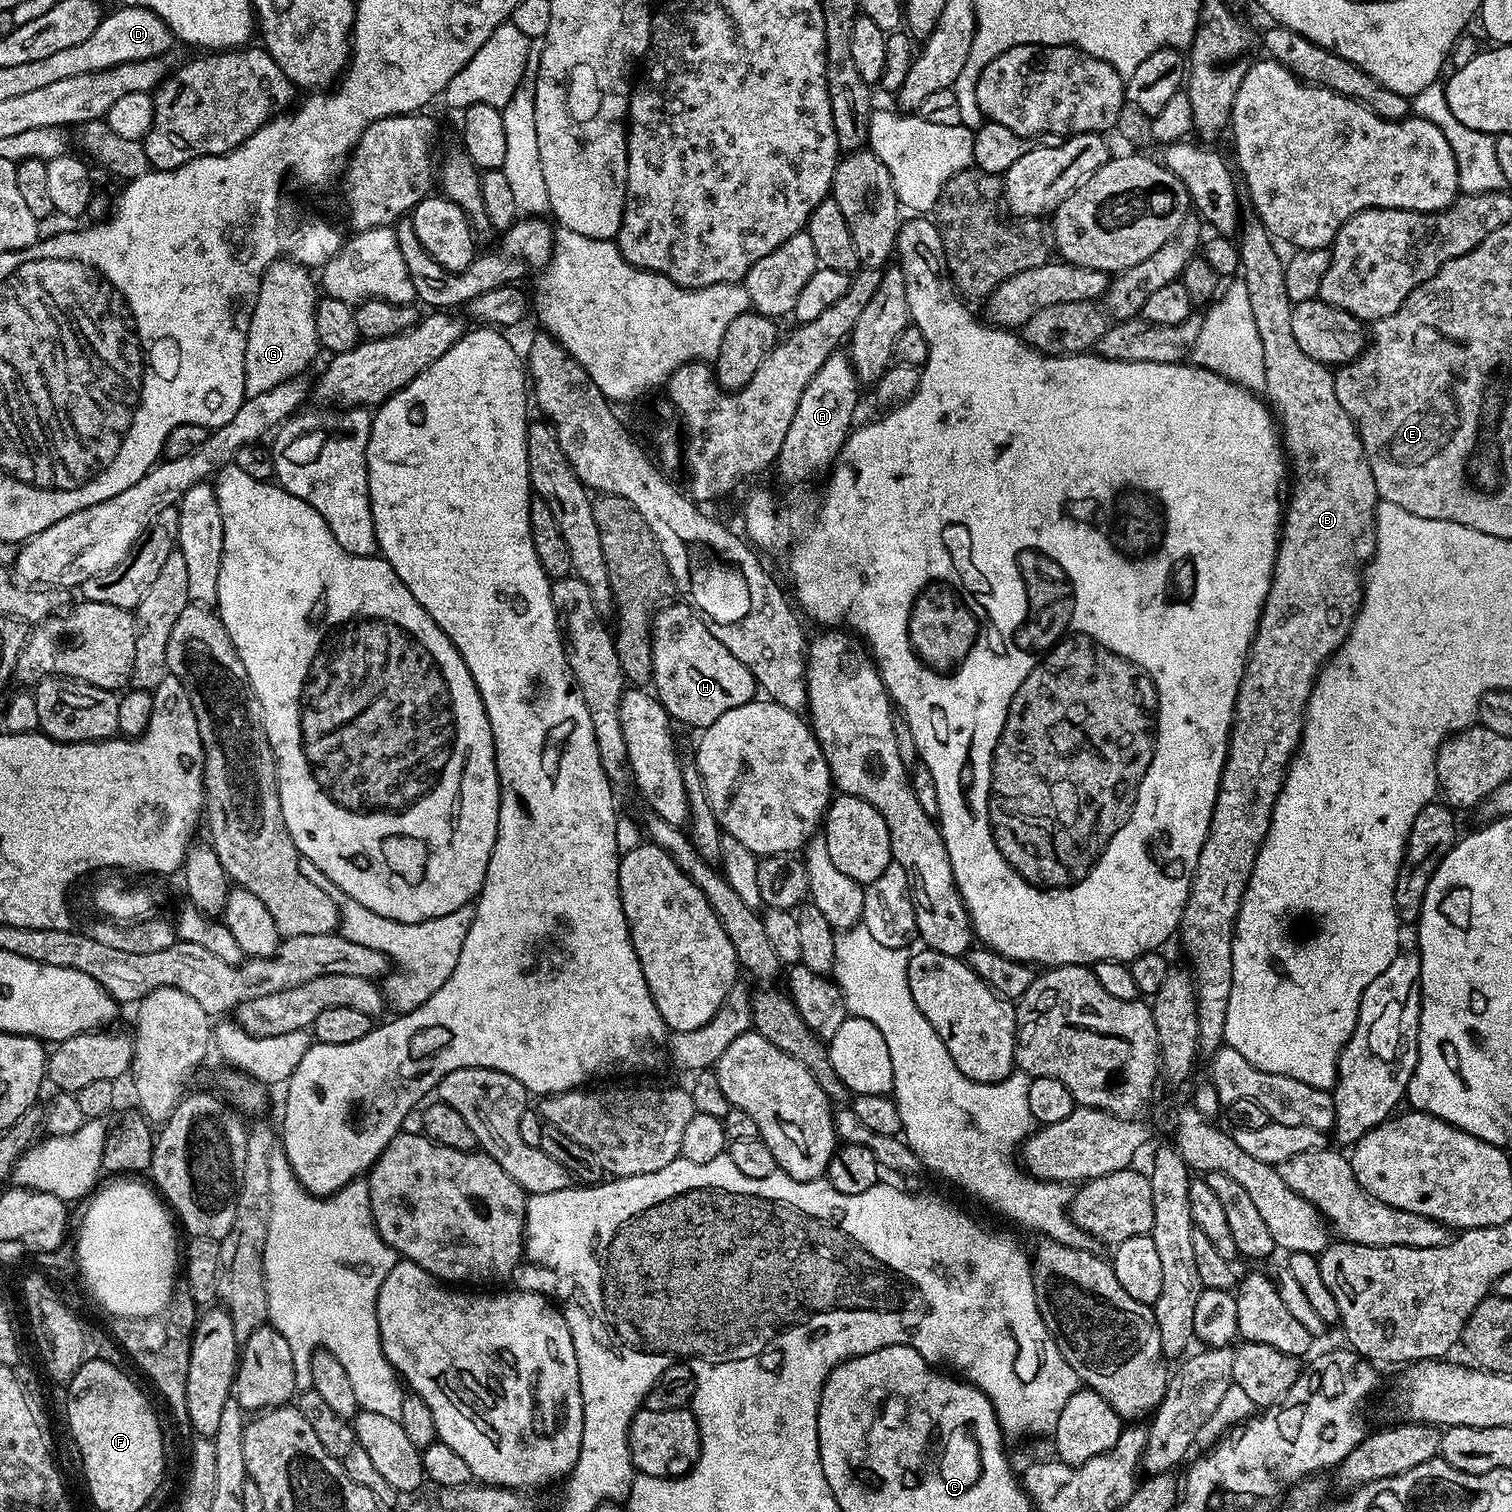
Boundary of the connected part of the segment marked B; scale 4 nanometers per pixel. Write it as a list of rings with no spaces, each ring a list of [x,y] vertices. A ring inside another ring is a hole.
[[[1248,211],[1243,215],[1240,222],[1238,239],[1239,257],[1239,279],[1244,281],[1246,294],[1250,297],[1250,314],[1254,314],[1254,326],[1258,326],[1258,338],[1262,342],[1262,362],[1266,366],[1266,378],[1264,379],[1263,391],[1268,392],[1266,400],[1278,413],[1278,431],[1282,437],[1282,447],[1286,453],[1290,472],[1296,475],[1296,481],[1292,484],[1292,493],[1287,493],[1286,507],[1282,512],[1282,527],[1280,530],[1280,544],[1276,548],[1276,565],[1272,568],[1272,581],[1270,590],[1266,594],[1264,609],[1260,615],[1260,621],[1256,627],[1256,636],[1252,639],[1252,648],[1248,652],[1248,663],[1244,665],[1244,677],[1238,688],[1238,698],[1232,715],[1232,735],[1228,737],[1228,757],[1222,770],[1220,789],[1216,805],[1210,818],[1210,830],[1206,834],[1206,842],[1202,846],[1202,854],[1198,854],[1198,866],[1194,870],[1194,878],[1190,886],[1190,894],[1186,898],[1186,906],[1182,910],[1180,927],[1178,929],[1178,940],[1184,943],[1184,952],[1188,955],[1187,963],[1190,965],[1194,990],[1196,991],[1196,1010],[1198,1012],[1198,1034],[1200,1035],[1201,1053],[1211,1054],[1225,1043],[1224,1031],[1226,1030],[1226,1006],[1230,1006],[1230,986],[1234,986],[1234,934],[1236,933],[1236,919],[1244,892],[1248,889],[1250,874],[1254,870],[1254,862],[1260,853],[1262,842],[1268,833],[1268,827],[1272,821],[1272,807],[1278,798],[1278,794],[1284,789],[1284,776],[1288,773],[1288,766],[1296,750],[1300,746],[1300,735],[1304,732],[1304,711],[1308,705],[1308,699],[1312,693],[1312,687],[1316,684],[1316,676],[1324,667],[1326,661],[1334,655],[1342,646],[1342,642],[1350,634],[1352,623],[1356,617],[1356,611],[1360,608],[1360,599],[1364,596],[1364,585],[1362,583],[1362,569],[1376,553],[1376,505],[1380,503],[1380,495],[1374,486],[1374,474],[1370,474],[1370,462],[1366,458],[1366,450],[1362,446],[1362,438],[1346,410],[1342,410],[1342,402],[1338,402],[1338,394],[1334,390],[1336,381],[1333,369],[1327,364],[1310,358],[1298,347],[1298,341],[1294,339],[1294,329],[1290,322],[1292,313],[1292,299],[1286,294],[1285,261],[1279,256],[1275,246],[1274,238],[1268,228],[1260,220],[1255,211]]]

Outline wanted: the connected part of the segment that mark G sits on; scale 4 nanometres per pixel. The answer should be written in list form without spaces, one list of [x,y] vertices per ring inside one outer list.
[[[291,258],[275,260],[264,272],[246,338],[244,391],[248,396],[263,394],[282,382],[297,379],[318,353],[320,343],[314,330],[318,284],[315,279],[312,281],[312,276],[309,269]]]

